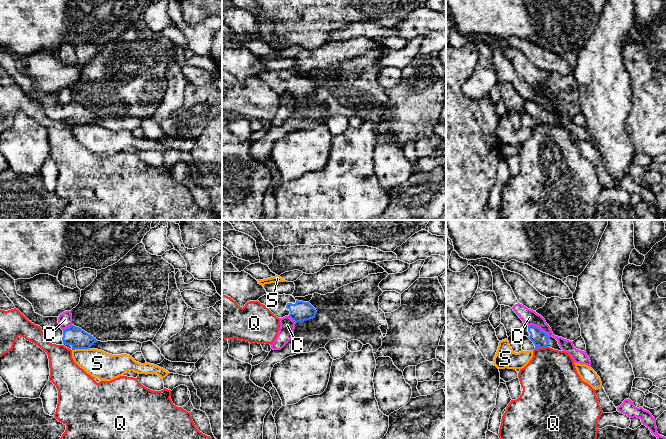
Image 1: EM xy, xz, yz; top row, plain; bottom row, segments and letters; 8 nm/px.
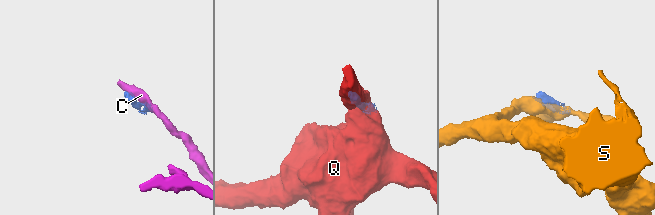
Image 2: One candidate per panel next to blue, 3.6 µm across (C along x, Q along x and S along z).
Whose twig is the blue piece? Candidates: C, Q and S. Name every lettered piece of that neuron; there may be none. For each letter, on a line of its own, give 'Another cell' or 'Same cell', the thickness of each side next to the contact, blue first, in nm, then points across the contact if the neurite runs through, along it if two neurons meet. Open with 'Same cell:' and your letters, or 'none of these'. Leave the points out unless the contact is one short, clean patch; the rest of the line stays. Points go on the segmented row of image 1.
Same cell: none of these
C: Another cell. Thickness 140 nm (blue) against 130 nm
Q: Another cell. Thickness 140 nm (blue) against 420 nm. Boundary: yz (547, 345), (535, 349)
S: Another cell. Thickness 160 nm (blue) against 220 nm

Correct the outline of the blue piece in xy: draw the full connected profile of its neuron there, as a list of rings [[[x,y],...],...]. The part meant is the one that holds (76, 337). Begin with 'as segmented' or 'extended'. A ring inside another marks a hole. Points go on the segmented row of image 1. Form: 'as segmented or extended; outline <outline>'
extended; outline [[[0,269],[0,288],[7,297],[29,321],[42,328],[45,338],[52,344],[71,345],[72,350],[89,349],[97,342],[96,338],[79,327],[71,325],[66,329],[61,329],[58,317],[43,317],[34,311],[32,304],[17,294],[15,280],[5,271]]]

